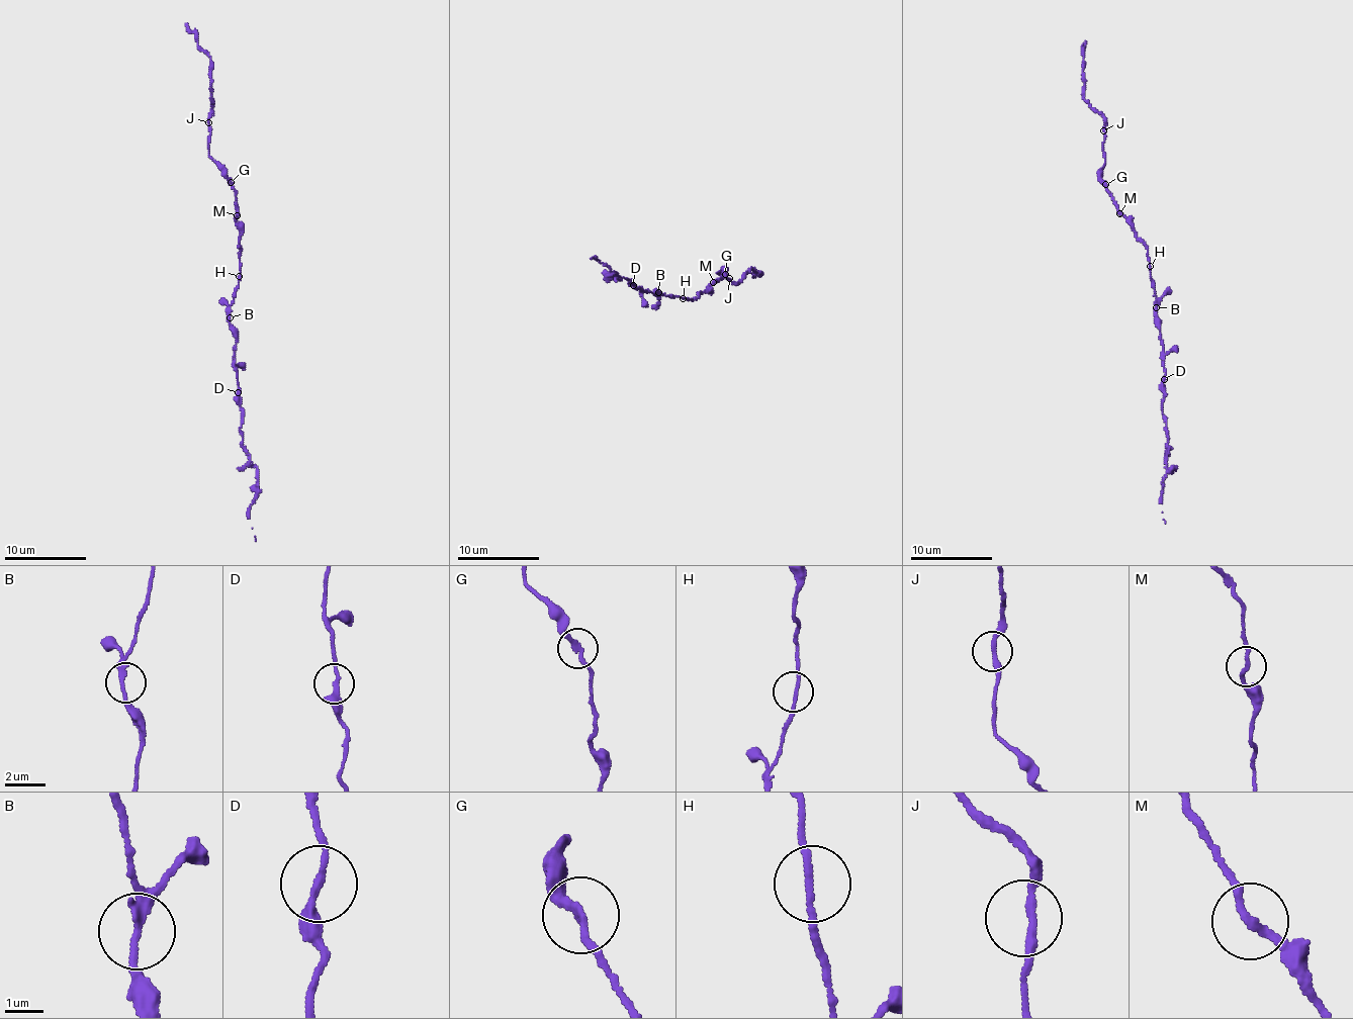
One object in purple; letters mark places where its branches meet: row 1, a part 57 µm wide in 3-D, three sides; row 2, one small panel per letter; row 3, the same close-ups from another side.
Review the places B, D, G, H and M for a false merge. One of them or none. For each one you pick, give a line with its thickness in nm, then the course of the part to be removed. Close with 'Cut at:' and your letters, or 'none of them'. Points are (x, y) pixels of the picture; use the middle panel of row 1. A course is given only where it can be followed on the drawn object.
Cut at: none of them

